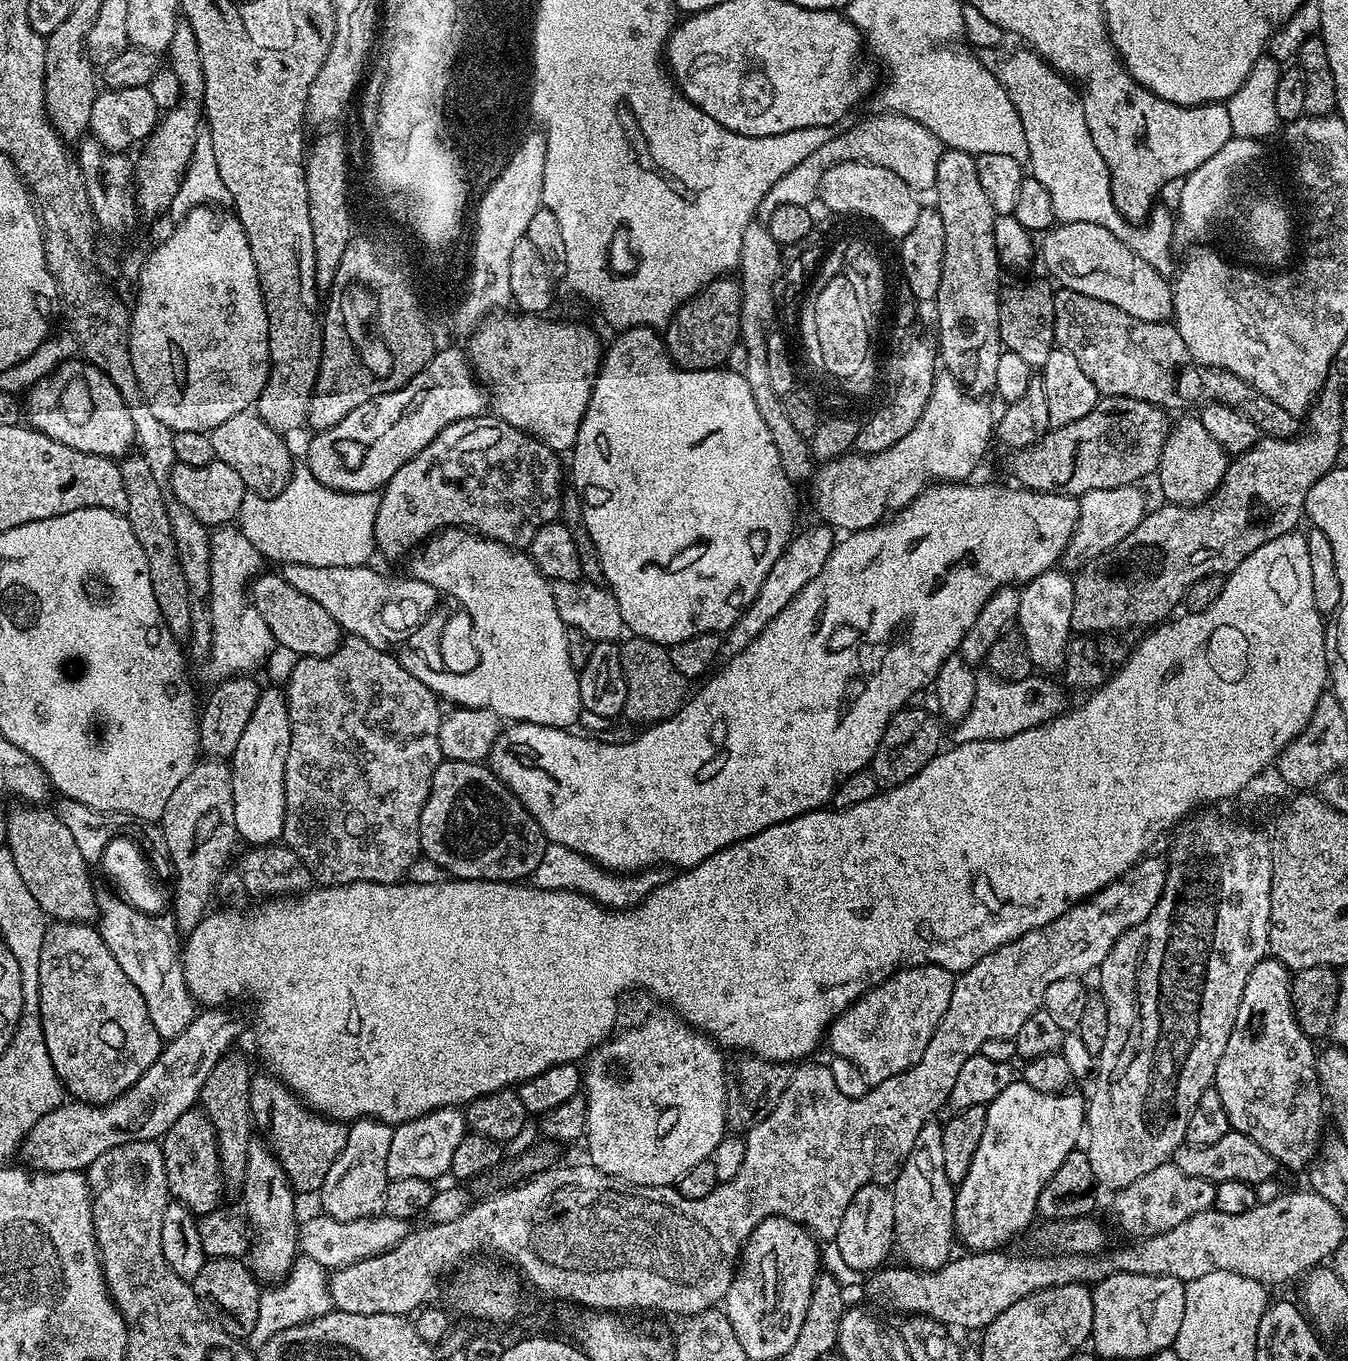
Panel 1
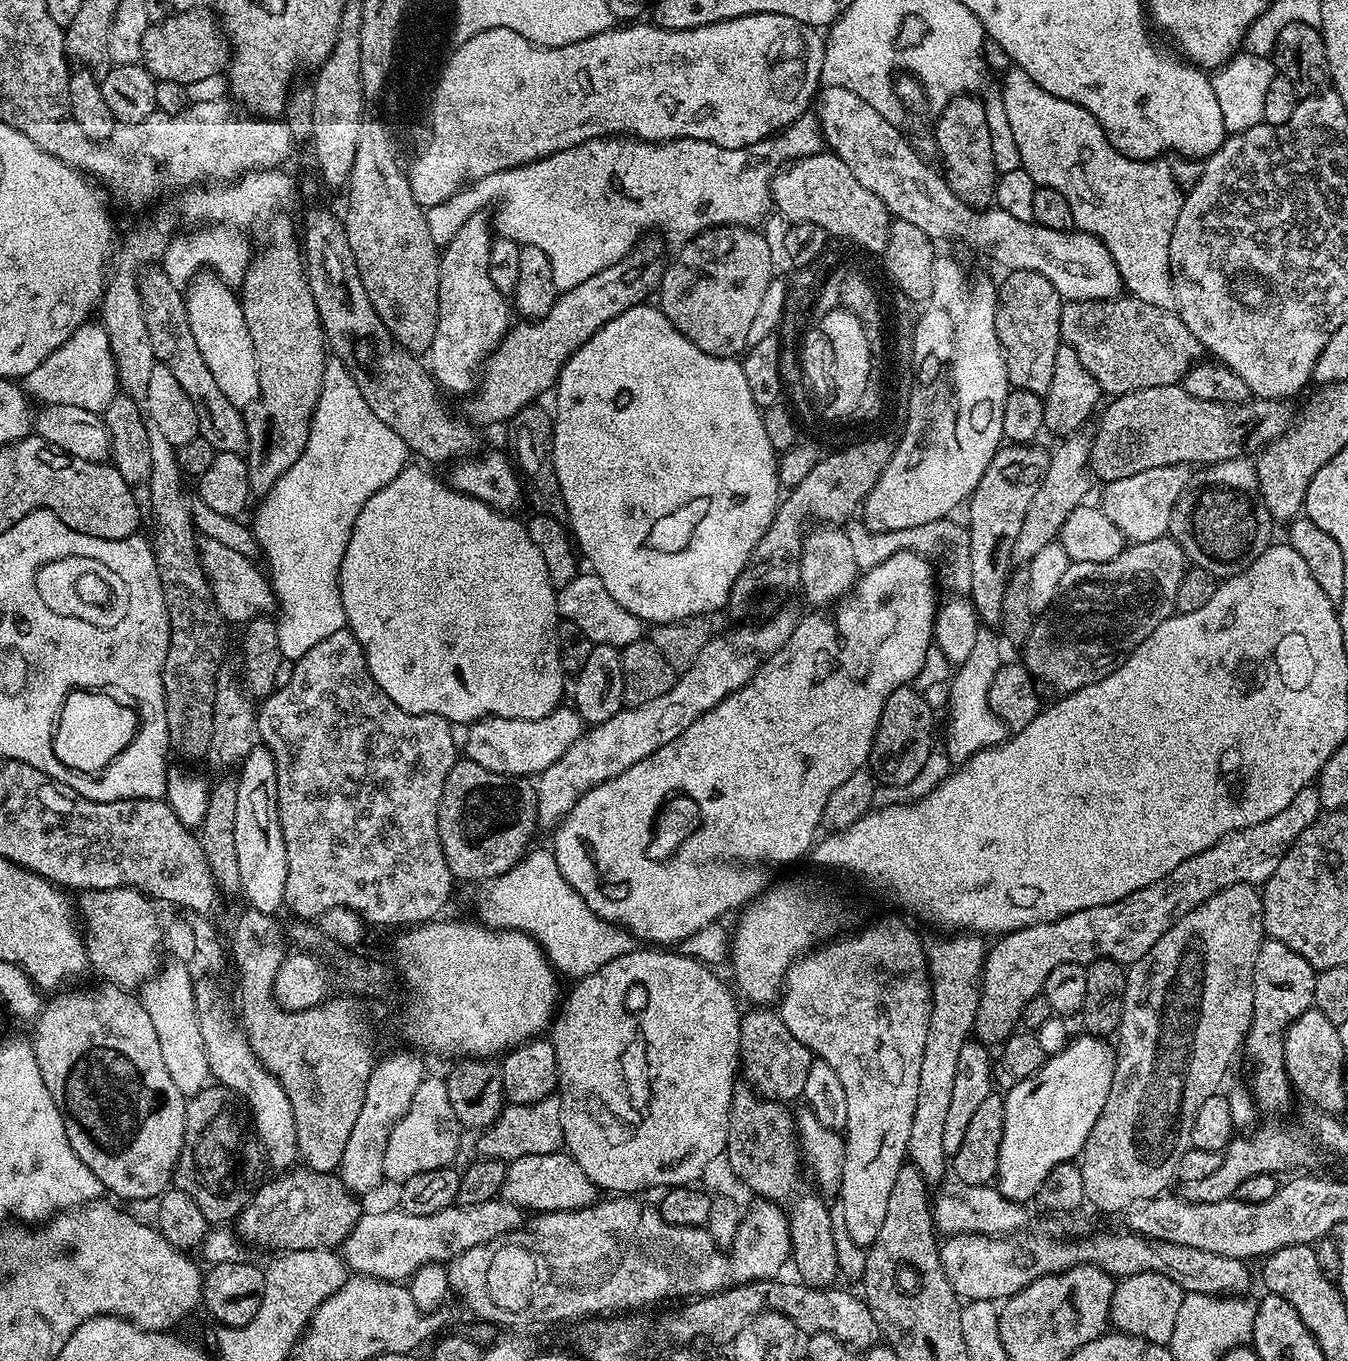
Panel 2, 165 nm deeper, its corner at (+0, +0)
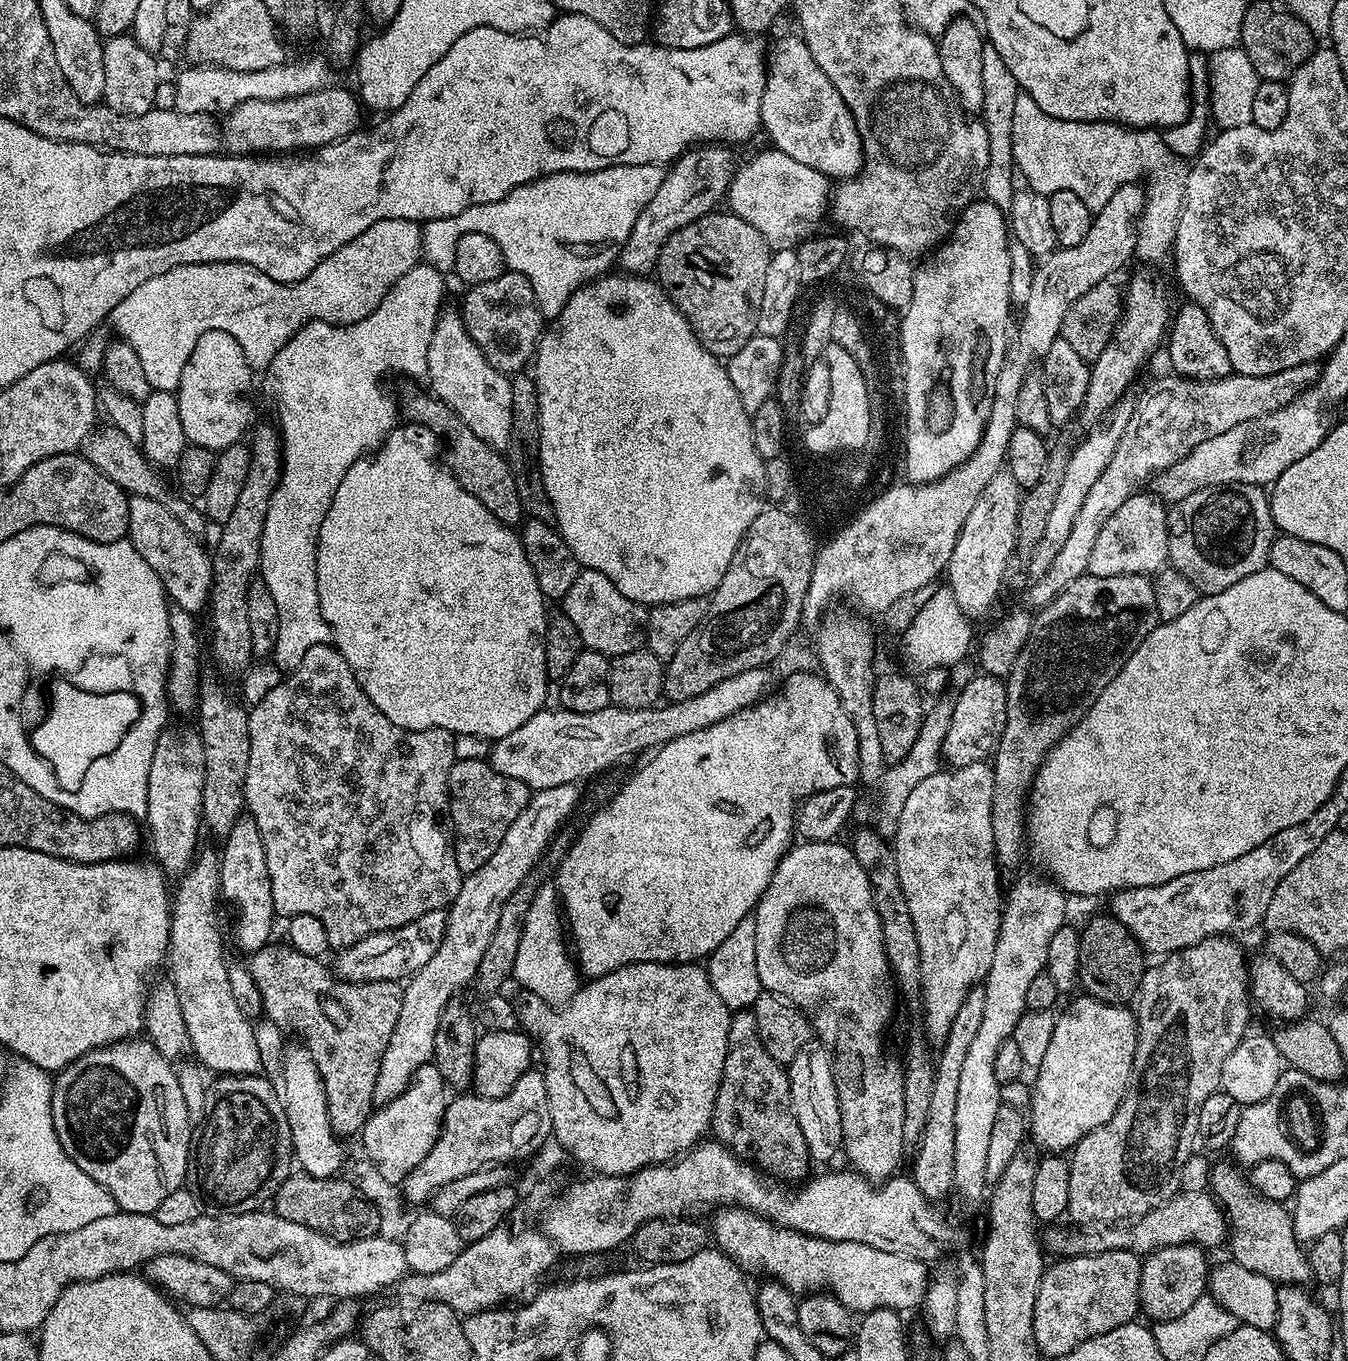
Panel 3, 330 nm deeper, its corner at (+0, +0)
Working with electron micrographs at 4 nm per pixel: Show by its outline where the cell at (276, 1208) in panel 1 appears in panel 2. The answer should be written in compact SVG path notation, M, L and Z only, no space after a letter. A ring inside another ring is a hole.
M195 981L194 1002L198 1014L198 1030L202 1030L211 1079L217 1085L235 1092L246 1105L250 1113L250 1127L256 1133L256 1142L260 1146L267 1167L276 1168L274 1170L291 1169L297 1163L300 1151L290 1098L286 1098L286 1092L282 1090L278 1078L274 1078L274 1074L270 1074L270 1070L266 1070L262 1062L258 1062L254 1050L250 1050L250 1042L240 1027L239 1019L235 1015L227 1015L224 998L214 981Z

